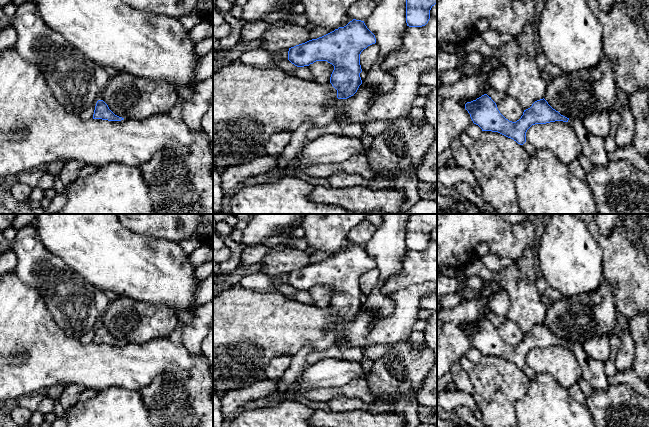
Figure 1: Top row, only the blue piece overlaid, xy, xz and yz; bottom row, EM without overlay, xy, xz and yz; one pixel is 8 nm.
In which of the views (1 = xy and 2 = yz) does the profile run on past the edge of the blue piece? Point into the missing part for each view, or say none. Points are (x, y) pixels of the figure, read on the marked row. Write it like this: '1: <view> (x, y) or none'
1: none
2: yz (593, 147)

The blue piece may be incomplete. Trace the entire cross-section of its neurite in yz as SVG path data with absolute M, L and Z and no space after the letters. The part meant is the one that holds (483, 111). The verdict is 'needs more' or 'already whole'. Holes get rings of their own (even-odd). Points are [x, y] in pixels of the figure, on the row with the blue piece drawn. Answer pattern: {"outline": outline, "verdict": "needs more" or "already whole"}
{"outline": "M487 94L467 102L465 109L470 114L473 123L482 131L498 132L520 145L526 142L526 132L532 125L555 121L567 122L579 139L582 154L591 161L593 166L607 166L609 163L605 139L589 133L581 119L569 119L561 115L544 98L535 101L530 108L524 110L523 115L516 122L506 119Z", "verdict": "needs more"}

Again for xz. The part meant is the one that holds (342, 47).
{"outline": "M353 19L346 26L339 27L322 37L289 48L288 60L297 67L309 66L316 61L327 61L332 64L334 70L330 83L337 90L338 99L347 99L353 96L362 84L360 54L375 43L375 35L367 28L364 21Z", "verdict": "already whole"}

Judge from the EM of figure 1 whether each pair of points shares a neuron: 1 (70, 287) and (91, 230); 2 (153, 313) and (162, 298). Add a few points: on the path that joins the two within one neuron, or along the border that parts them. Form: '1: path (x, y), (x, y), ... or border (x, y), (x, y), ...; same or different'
1: border (58, 256), (93, 287); different
2: border (135, 300), (150, 305), (165, 305), (173, 310); different

